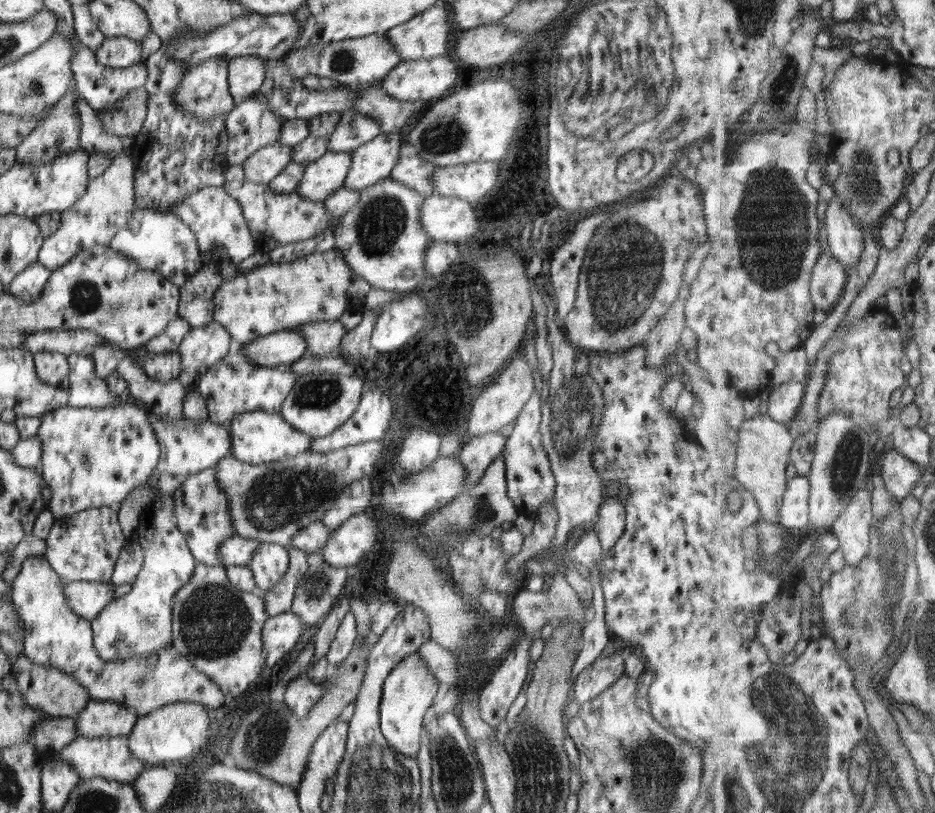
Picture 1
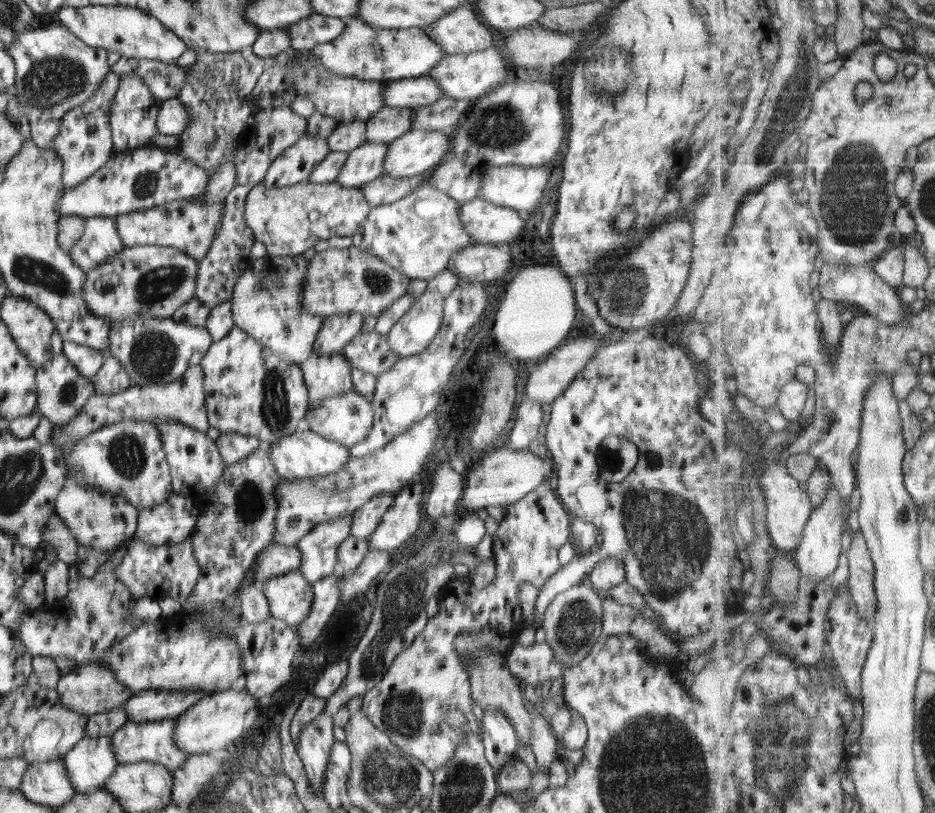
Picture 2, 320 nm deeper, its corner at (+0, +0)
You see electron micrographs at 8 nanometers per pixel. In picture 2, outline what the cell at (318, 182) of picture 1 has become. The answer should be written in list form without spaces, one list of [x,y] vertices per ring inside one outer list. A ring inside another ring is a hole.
[[[366,142],[349,152],[348,158],[336,177],[345,187],[360,188],[383,174],[383,164],[389,143]]]

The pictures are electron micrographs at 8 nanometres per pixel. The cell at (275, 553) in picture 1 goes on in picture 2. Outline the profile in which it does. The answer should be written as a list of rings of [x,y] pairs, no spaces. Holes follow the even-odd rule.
[[[297,569],[269,578],[262,586],[271,616],[296,630],[308,616],[313,603],[312,585]]]

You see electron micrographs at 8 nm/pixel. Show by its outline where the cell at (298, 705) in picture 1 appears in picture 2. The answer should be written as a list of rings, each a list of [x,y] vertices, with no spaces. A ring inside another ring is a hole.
[[[326,710],[314,718],[308,727],[302,730],[298,739],[297,754],[304,764],[310,787],[316,795],[322,796],[324,773],[328,767],[330,750],[334,745],[333,717],[326,715]]]

